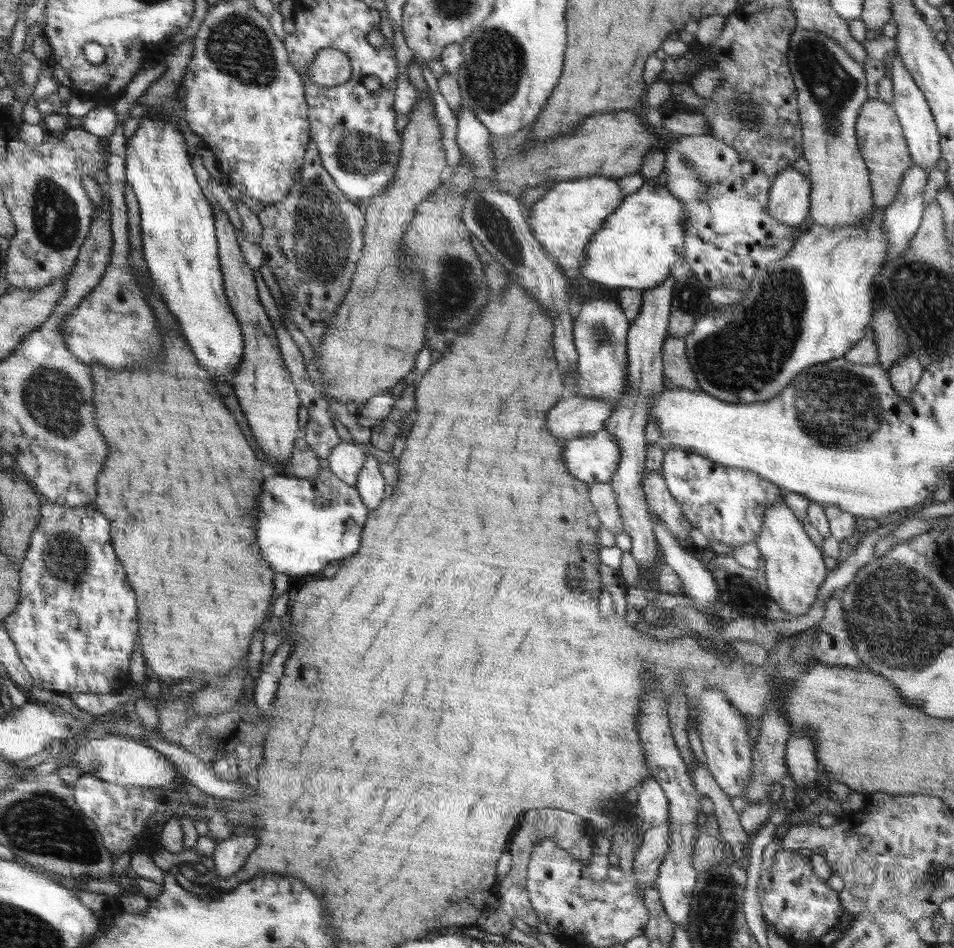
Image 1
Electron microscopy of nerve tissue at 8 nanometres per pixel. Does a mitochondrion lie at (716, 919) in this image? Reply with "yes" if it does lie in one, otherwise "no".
yes

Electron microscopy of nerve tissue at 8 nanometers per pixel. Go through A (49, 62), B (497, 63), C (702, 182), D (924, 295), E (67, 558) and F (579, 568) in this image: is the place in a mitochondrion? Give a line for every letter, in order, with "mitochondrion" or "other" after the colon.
A: other
B: mitochondrion
C: mitochondrion
D: mitochondrion
E: mitochondrion
F: mitochondrion

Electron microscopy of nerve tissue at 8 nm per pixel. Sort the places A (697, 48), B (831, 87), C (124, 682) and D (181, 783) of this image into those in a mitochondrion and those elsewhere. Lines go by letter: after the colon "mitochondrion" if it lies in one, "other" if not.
A: other
B: mitochondrion
C: other
D: other

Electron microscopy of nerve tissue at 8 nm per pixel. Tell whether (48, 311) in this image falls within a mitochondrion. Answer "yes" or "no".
no

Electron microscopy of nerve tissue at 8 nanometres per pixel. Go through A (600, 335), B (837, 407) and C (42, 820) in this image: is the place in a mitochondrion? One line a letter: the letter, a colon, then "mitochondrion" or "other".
A: mitochondrion
B: mitochondrion
C: mitochondrion

